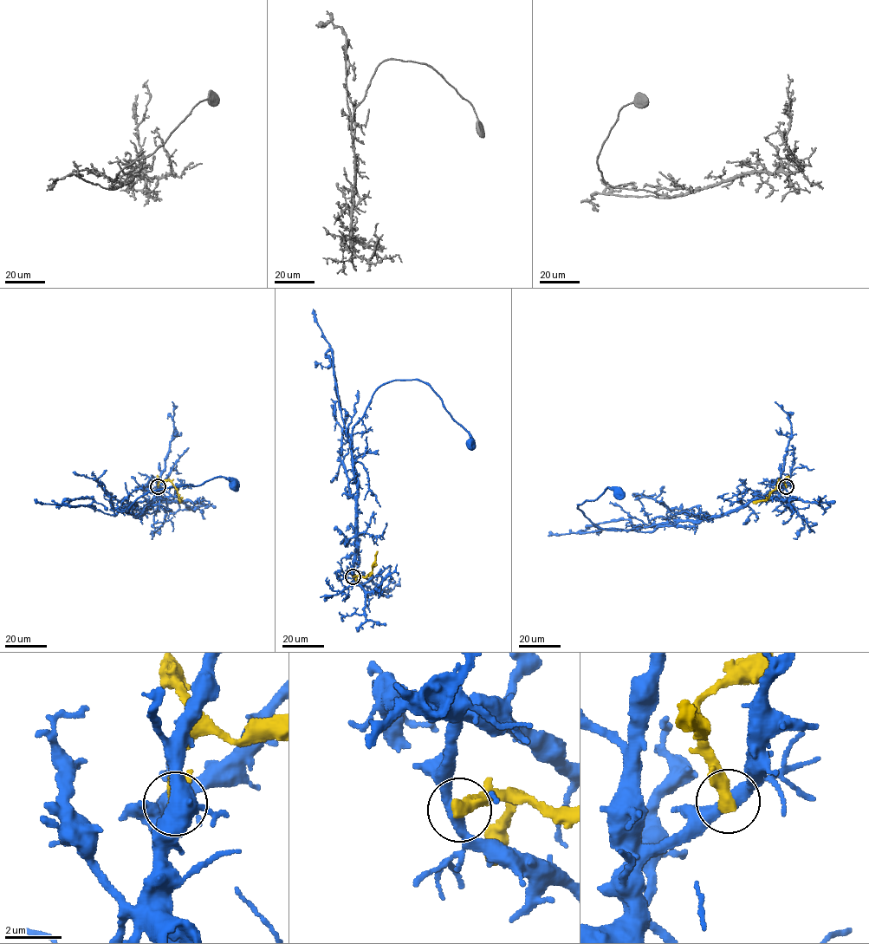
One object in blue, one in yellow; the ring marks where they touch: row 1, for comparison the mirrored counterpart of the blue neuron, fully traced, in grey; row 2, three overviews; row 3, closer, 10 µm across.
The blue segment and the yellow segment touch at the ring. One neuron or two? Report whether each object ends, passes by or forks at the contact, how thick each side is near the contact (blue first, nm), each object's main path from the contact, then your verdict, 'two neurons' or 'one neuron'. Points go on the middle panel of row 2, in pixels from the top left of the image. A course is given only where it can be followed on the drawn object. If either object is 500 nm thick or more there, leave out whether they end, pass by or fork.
400/500 nm | blue via (353, 576), (358, 488), (352, 435), (374, 392), (393, 380), (426, 382), (466, 430), (470, 443) | yellow via (353, 576), (371, 574), (377, 551) | two neurons

